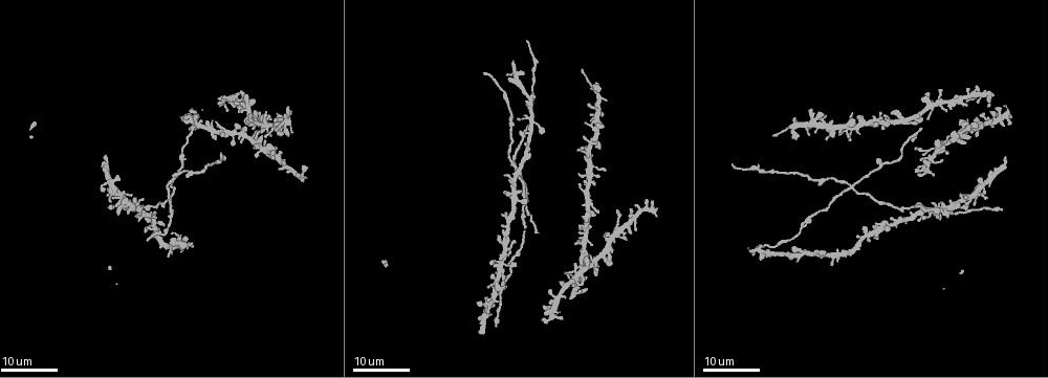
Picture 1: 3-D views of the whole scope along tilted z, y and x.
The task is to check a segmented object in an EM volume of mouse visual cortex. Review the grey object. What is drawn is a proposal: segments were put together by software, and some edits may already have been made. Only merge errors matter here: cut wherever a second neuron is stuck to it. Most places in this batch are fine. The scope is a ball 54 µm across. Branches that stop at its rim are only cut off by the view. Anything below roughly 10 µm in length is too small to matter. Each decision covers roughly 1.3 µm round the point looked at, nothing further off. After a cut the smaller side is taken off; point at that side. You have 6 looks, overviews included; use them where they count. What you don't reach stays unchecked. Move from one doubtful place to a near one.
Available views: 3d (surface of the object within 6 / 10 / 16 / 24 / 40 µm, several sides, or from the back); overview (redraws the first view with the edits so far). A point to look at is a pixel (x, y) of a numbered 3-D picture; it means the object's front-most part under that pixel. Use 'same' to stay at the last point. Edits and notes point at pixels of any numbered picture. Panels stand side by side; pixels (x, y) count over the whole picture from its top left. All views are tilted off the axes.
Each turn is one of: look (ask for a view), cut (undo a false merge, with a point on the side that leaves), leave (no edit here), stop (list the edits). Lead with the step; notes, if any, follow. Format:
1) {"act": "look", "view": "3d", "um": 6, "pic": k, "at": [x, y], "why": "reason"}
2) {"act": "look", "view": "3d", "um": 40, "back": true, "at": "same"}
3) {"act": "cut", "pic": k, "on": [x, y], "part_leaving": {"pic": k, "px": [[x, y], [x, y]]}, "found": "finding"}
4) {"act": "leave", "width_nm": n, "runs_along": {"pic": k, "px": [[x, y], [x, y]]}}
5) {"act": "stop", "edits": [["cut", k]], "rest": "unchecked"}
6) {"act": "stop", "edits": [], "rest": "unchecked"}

{"act": "look", "view": "3d", "um": 16, "pic": 1, "at": [130, 205], "why": "four or more arms meet"}

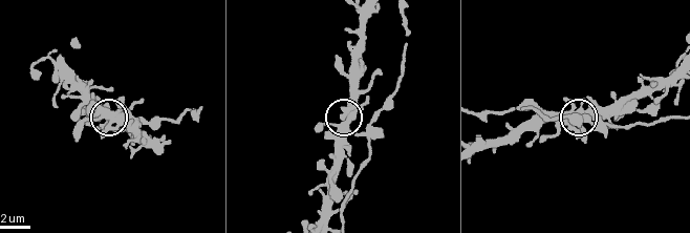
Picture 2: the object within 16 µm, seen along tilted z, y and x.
{"act": "look", "view": "3d", "um": 10, "pic": 2, "at": [344, 125]}

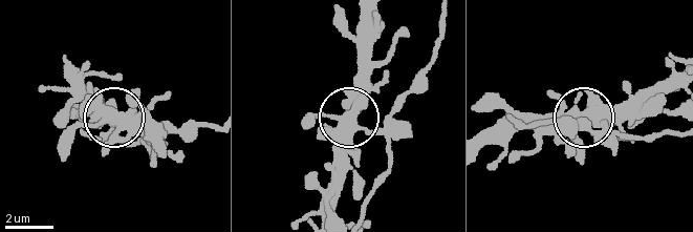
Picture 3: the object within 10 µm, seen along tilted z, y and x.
{"act": "look", "view": "3d", "um": 6, "pic": 3, "at": [348, 115], "why": "closer look"}

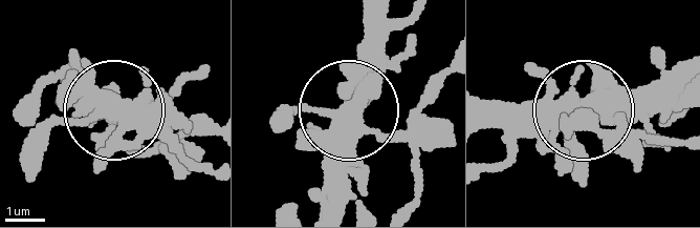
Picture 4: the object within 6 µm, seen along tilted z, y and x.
{"act": "leave", "width_nm": 440, "runs_along": {"pic": 4, "px": [[444, 84], [396, 129], [352, 124], [340, 204]]}, "found": "all the same neuron"}

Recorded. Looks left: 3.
{"act": "look", "view": "3d", "um": 24, "pic": 1, "at": [962, 201], "why": "four or more arms meet"}

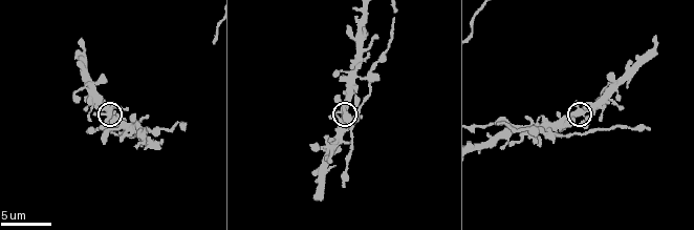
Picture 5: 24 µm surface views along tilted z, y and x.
{"act": "look", "view": "3d", "um": 6, "pic": 5, "at": [584, 114], "why": "zoom in"}

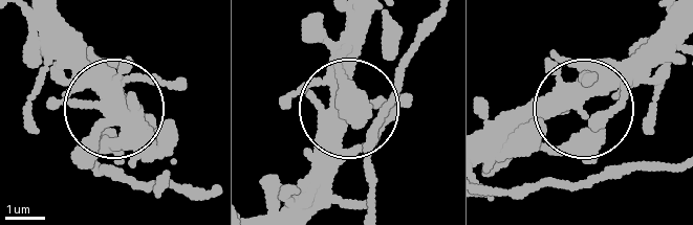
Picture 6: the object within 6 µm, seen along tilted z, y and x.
{"act": "look", "view": "3d", "um": 6, "back": true, "pic": 6, "at": [574, 104]}

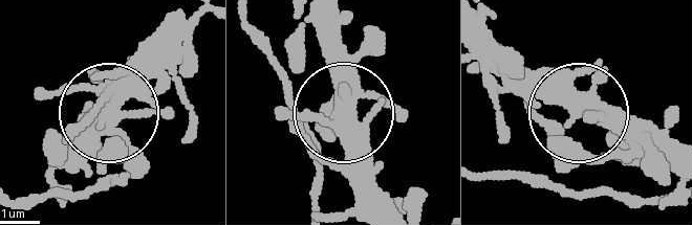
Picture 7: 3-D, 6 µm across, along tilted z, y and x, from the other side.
{"act": "leave", "runs_along": {"pic": 7, "px": [[318, 16], [341, 106], [318, 130], [309, 193]]}, "found": "all the same neuron"}

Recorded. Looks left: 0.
{"act": "stop", "edits": [], "rest": "unchecked"}

